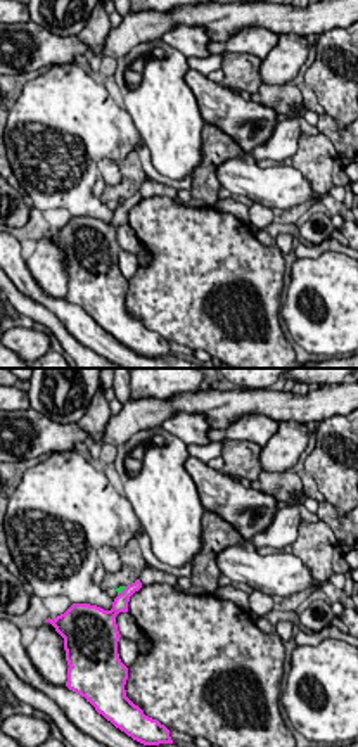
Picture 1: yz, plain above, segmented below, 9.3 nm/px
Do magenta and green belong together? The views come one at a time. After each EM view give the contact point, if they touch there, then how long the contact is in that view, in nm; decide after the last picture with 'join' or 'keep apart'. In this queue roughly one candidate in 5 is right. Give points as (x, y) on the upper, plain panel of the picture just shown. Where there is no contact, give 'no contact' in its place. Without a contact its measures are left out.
(123, 203) | 110 nm

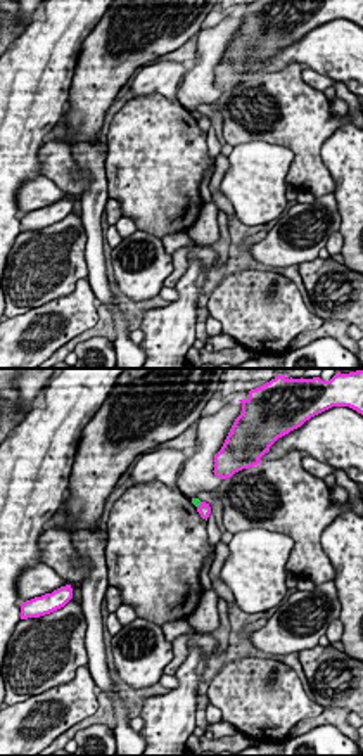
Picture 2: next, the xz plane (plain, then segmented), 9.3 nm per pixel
(199, 118) | 70 nm

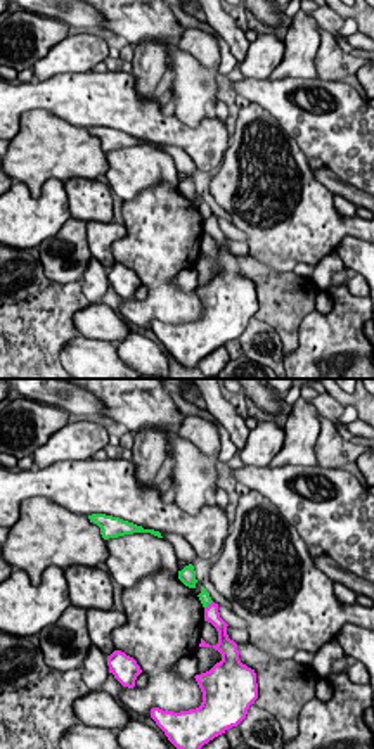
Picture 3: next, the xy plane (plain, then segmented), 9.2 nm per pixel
(210, 217) | 110 nm

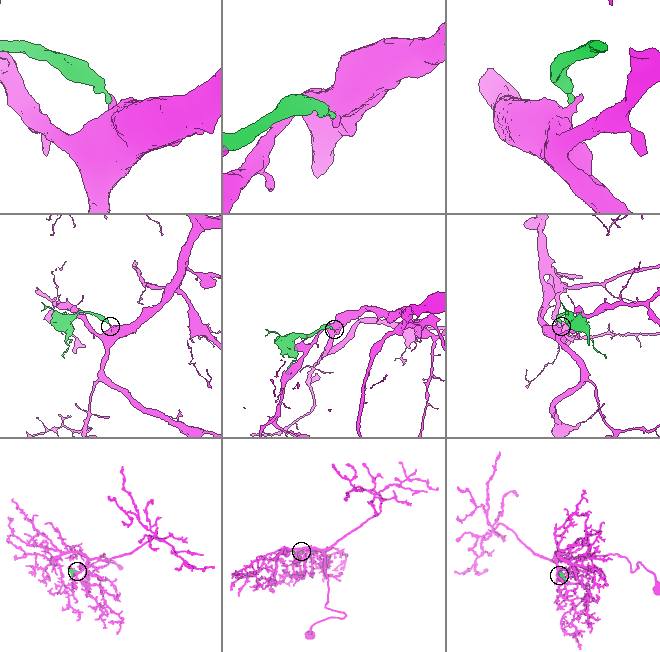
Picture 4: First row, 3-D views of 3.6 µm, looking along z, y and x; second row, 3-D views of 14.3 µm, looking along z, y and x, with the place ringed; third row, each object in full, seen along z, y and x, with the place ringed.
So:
keep apart

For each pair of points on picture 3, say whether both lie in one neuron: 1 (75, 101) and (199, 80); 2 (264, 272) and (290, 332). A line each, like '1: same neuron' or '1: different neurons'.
1: different neurons
2: same neuron

